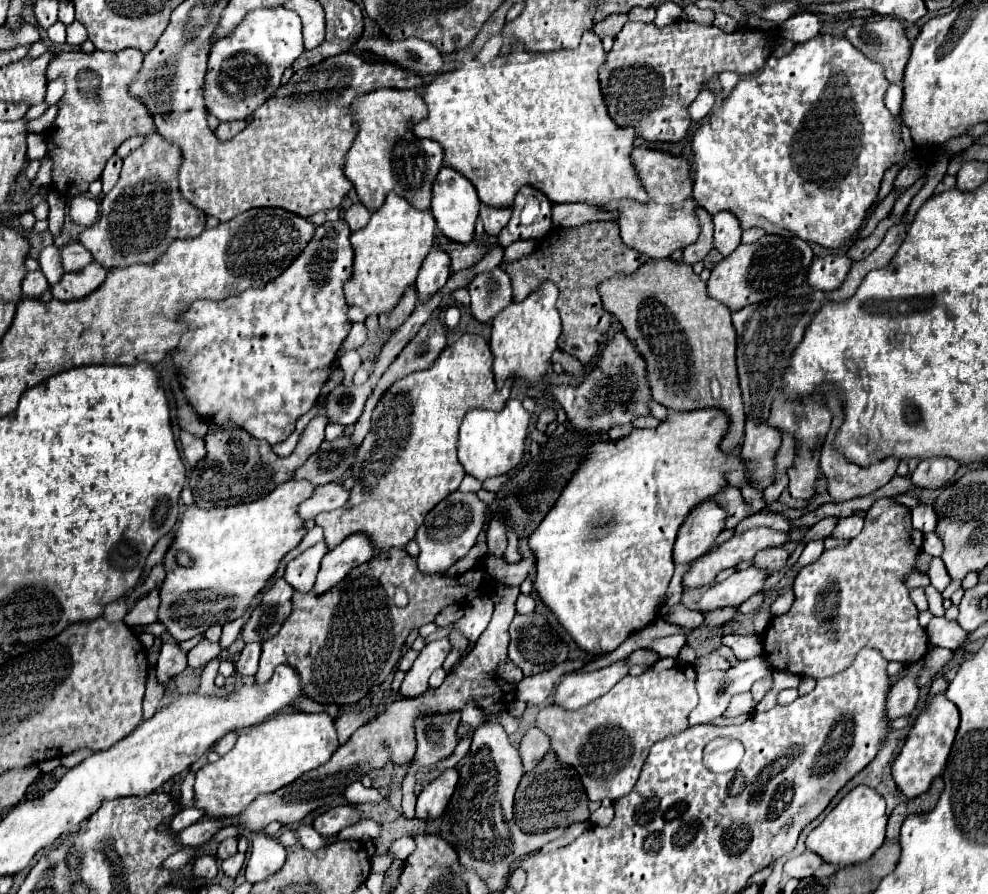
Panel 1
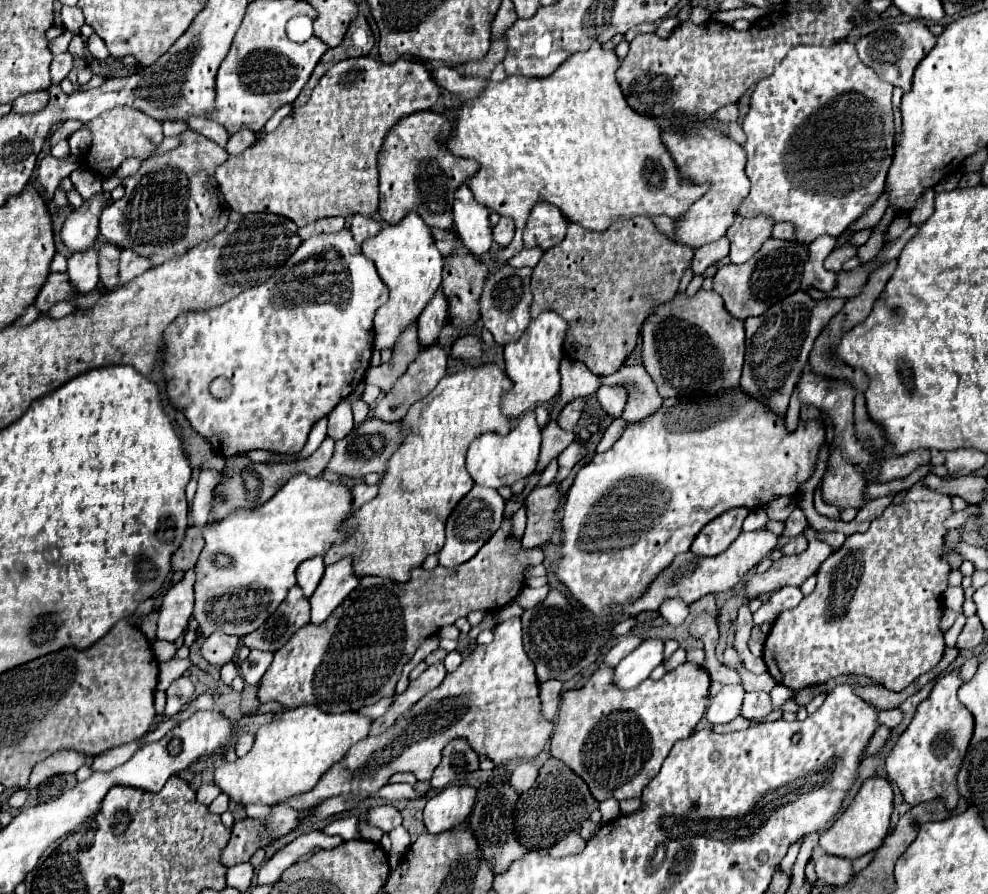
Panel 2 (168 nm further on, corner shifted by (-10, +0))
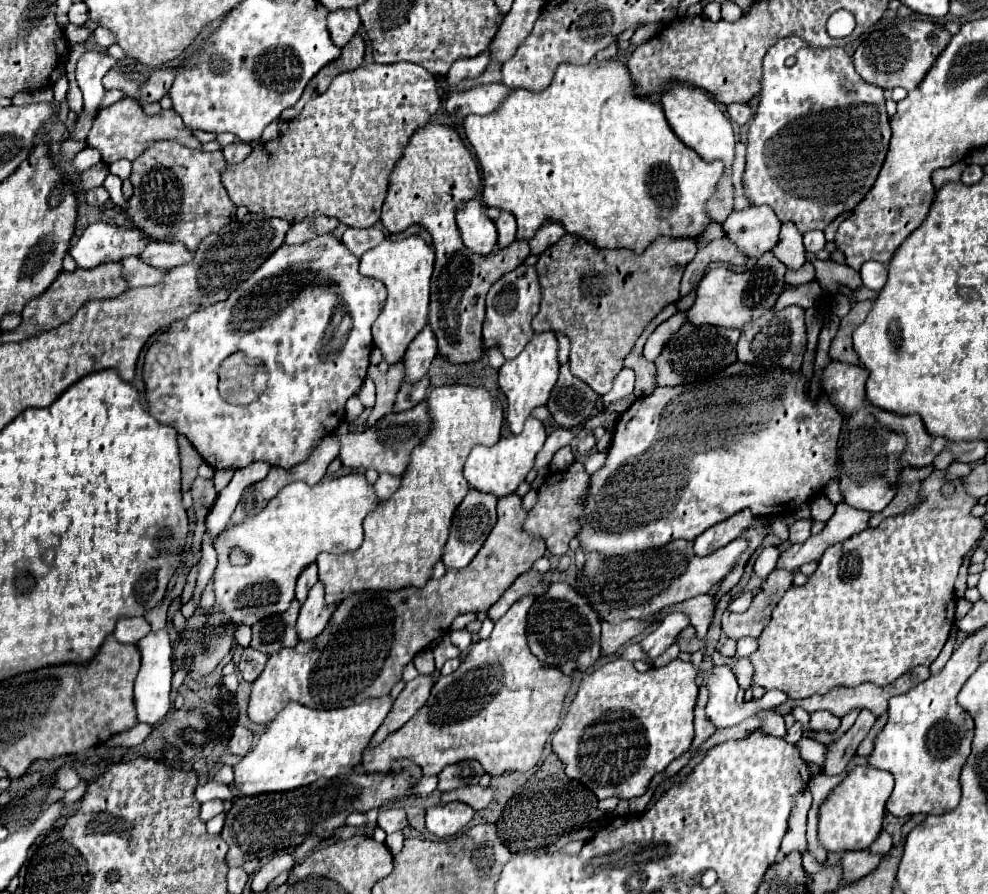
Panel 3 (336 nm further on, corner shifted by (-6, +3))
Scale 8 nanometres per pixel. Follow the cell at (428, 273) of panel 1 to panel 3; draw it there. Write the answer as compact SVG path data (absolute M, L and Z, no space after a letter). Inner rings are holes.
M424 325L424 329L416 335L416 339L406 349L406 355L404 355L406 379L418 381L428 371L436 353L438 353L438 345L436 345L432 327Z

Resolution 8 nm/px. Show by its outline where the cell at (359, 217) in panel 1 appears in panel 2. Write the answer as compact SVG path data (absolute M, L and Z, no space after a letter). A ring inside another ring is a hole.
M356 214L352 218L352 226L350 226L356 244L362 244L366 238L372 238L374 234L378 234L382 230L382 224L374 218L364 218L360 214Z

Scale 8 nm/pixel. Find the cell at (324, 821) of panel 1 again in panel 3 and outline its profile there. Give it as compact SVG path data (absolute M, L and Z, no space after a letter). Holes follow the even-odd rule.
M382 809L378 815L378 827L384 829L386 833L400 831L408 825L406 821L406 811L404 809Z

